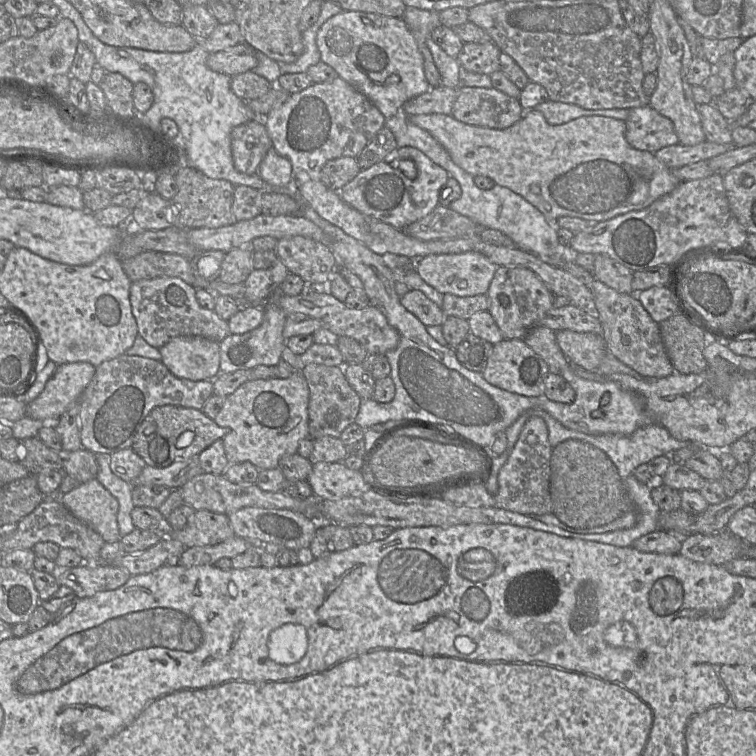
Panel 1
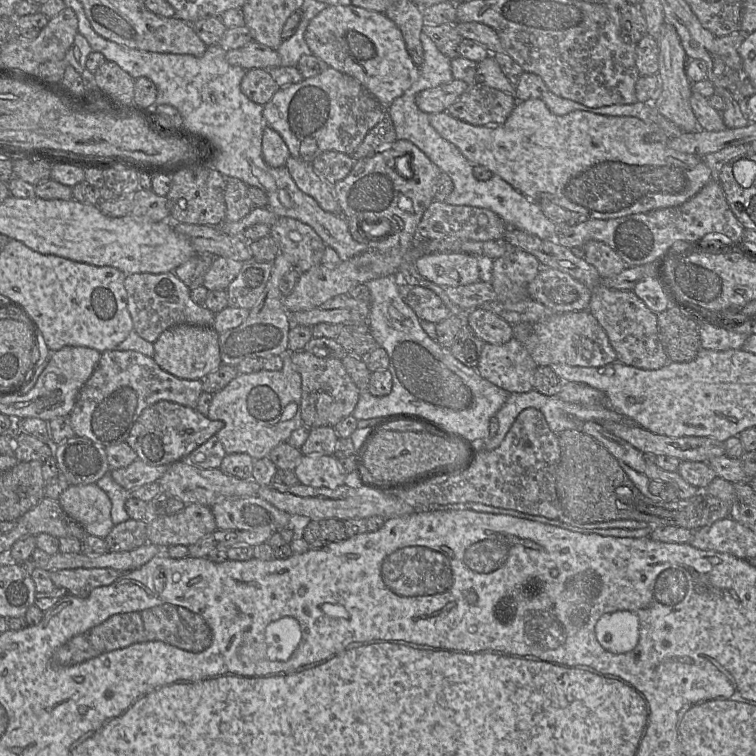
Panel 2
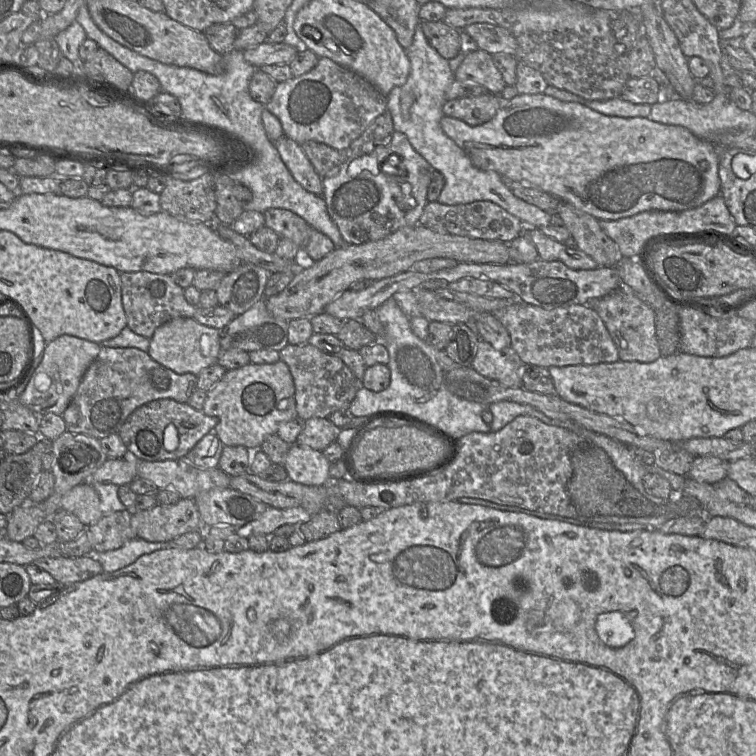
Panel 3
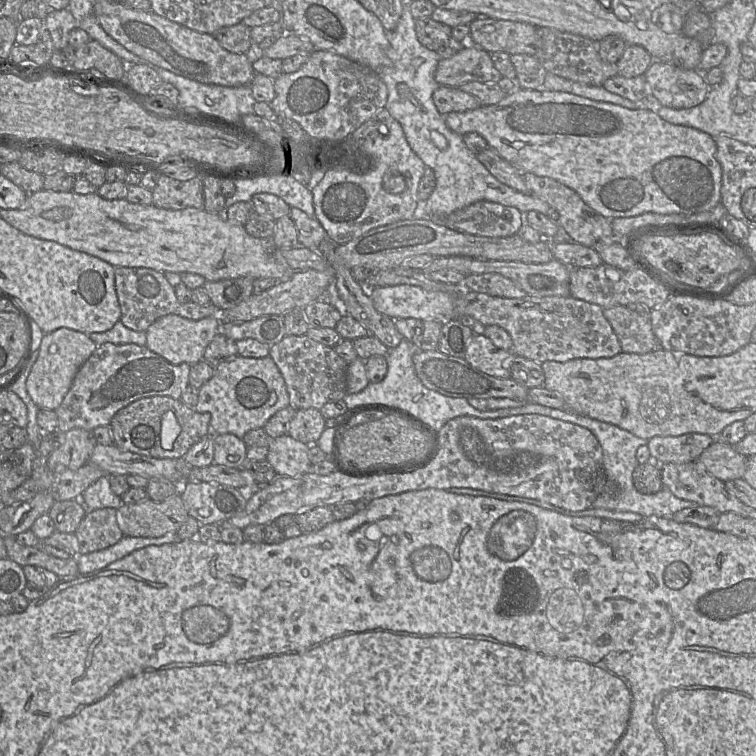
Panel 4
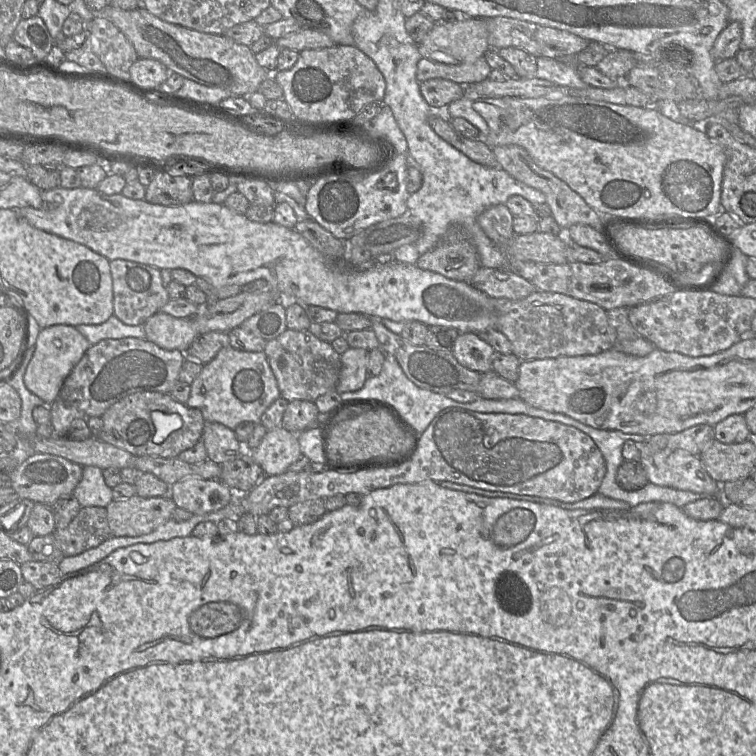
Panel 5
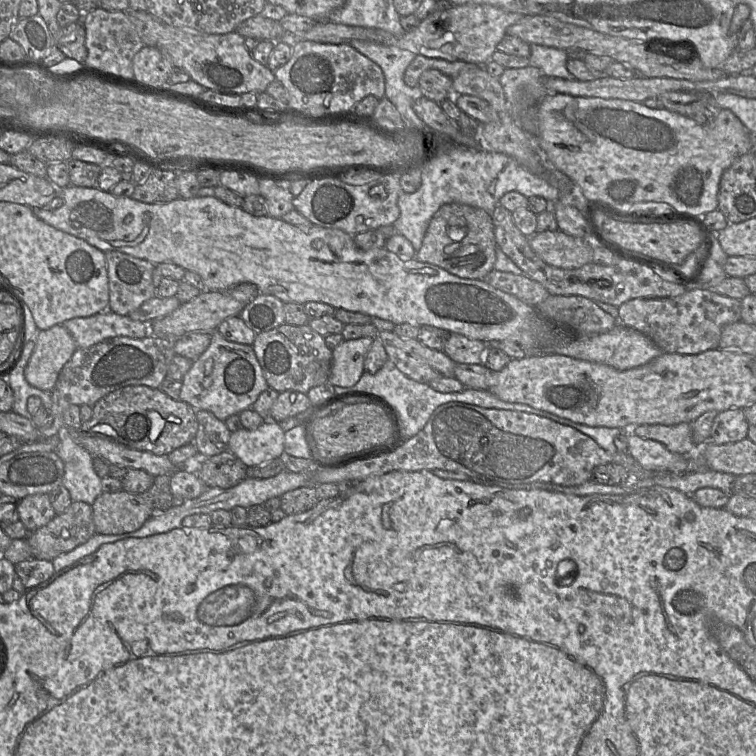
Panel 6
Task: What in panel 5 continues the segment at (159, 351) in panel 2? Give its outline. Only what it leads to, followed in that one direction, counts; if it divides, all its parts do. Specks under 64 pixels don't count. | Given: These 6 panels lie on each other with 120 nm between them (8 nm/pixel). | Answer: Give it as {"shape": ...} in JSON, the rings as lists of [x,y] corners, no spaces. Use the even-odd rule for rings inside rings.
{"shape":[[[159,312],[143,324],[146,339],[165,350],[187,351],[200,335],[194,319],[176,318]]]}

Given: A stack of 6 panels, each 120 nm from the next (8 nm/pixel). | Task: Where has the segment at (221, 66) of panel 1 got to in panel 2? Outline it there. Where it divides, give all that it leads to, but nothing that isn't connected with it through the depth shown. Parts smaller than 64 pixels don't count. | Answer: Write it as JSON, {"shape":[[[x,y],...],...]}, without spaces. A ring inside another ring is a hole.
{"shape":[[[254,40],[241,48],[227,51],[226,59],[229,64],[245,70],[281,66],[278,50]]]}

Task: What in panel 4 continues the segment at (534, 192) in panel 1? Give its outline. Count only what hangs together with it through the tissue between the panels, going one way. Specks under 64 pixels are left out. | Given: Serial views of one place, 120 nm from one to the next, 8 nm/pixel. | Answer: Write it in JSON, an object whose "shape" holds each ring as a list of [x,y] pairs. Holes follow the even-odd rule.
{"shape":[[[519,89],[515,93],[507,94],[497,104],[482,105],[477,109],[464,112],[450,112],[444,115],[444,119],[449,129],[461,136],[471,132],[481,135],[489,147],[520,172],[531,172],[537,176],[549,177],[571,188],[590,208],[607,219],[634,217],[644,213],[692,215],[709,211],[721,203],[722,168],[717,160],[715,138],[692,127],[669,123],[651,110],[628,109],[620,105],[595,101],[562,91]]]}

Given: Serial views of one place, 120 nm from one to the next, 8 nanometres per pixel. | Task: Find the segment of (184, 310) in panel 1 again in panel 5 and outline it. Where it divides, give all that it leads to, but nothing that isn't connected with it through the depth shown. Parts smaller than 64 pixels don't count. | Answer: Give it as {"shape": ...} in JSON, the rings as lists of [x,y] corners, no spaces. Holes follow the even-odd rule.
{"shape":[[[124,259],[111,260],[109,266],[112,277],[113,313],[123,323],[143,325],[148,318],[159,313],[170,300],[158,268]]]}

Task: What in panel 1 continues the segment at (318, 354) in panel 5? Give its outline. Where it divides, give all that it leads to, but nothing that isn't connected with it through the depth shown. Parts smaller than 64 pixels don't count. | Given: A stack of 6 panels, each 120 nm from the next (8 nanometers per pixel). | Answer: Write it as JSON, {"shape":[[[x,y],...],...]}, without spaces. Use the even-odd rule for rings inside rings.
{"shape":[[[308,364],[303,367],[301,373],[309,388],[309,434],[314,439],[323,436],[340,438],[343,430],[355,422],[361,403],[360,396],[345,378],[344,368],[340,366]]]}

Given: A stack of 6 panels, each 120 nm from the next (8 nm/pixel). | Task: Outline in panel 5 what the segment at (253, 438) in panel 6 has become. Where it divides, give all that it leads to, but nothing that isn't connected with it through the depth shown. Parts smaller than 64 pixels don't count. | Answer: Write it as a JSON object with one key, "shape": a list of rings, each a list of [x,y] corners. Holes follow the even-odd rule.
{"shape":[[[282,427],[269,430],[263,437],[260,445],[255,449],[248,450],[248,453],[254,462],[262,468],[265,476],[283,474],[289,470],[291,464],[302,456],[297,435]]]}

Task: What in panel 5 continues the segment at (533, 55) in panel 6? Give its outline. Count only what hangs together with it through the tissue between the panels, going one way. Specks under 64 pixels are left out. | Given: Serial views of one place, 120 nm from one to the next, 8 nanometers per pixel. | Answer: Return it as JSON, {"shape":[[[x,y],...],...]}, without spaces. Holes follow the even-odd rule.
{"shape":[[[537,57],[536,77],[572,88],[582,89],[589,86],[580,78],[576,67],[556,58]]]}

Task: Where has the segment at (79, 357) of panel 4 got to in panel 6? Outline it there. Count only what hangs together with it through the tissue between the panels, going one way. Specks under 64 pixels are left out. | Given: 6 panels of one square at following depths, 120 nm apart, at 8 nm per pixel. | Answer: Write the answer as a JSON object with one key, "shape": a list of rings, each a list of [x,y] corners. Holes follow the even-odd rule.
{"shape":[[[62,325],[38,331],[35,337],[35,347],[24,369],[25,380],[39,390],[51,392],[55,387],[63,366],[70,360],[77,347],[69,331]]]}

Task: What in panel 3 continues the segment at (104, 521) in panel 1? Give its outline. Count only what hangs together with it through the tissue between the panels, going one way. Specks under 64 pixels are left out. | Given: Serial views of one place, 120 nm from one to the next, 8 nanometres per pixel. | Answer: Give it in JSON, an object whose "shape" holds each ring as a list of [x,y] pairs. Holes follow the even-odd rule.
{"shape":[[[89,482],[68,491],[61,499],[60,508],[75,515],[86,528],[103,517],[99,495]]]}

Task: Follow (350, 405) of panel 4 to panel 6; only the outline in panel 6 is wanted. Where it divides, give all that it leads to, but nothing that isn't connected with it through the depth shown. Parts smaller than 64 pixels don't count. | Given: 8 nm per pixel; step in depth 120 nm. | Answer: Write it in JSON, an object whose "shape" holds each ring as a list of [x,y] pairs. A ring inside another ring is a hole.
{"shape":[[[387,360],[383,367],[375,374],[364,372],[359,381],[354,386],[346,389],[352,390],[341,392],[341,397],[352,396],[361,393],[375,394],[384,397],[397,410],[400,418],[402,433],[407,439],[416,435],[419,431],[421,431],[424,428],[430,416],[438,406],[449,402],[455,402],[455,398],[461,396],[460,394],[458,394],[458,392],[438,392],[431,388],[429,384],[420,383],[407,377],[390,360]]]}

